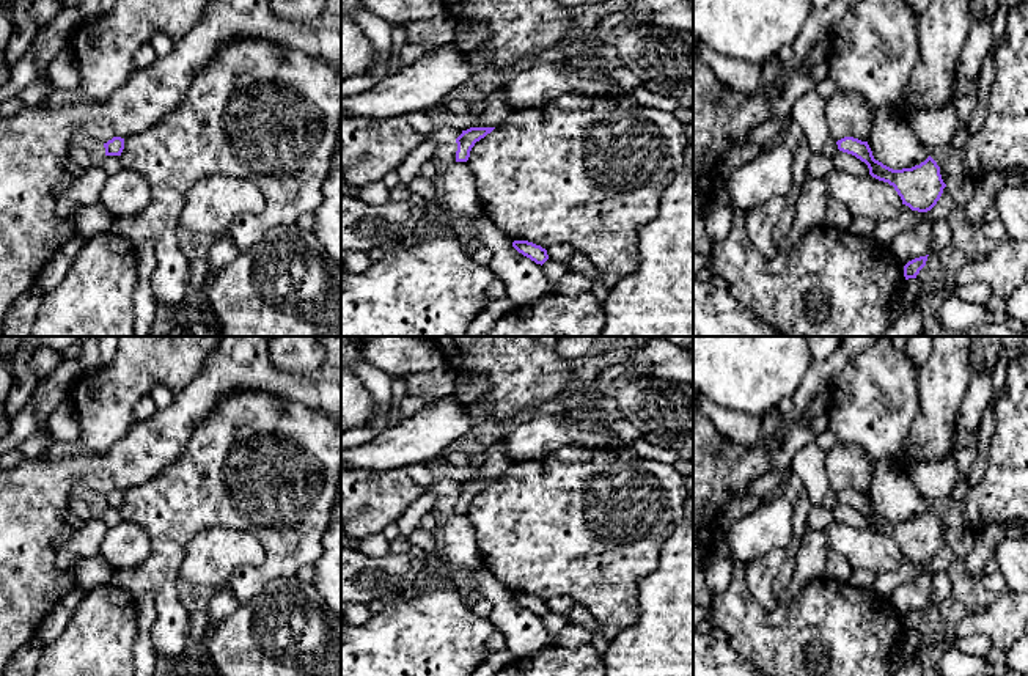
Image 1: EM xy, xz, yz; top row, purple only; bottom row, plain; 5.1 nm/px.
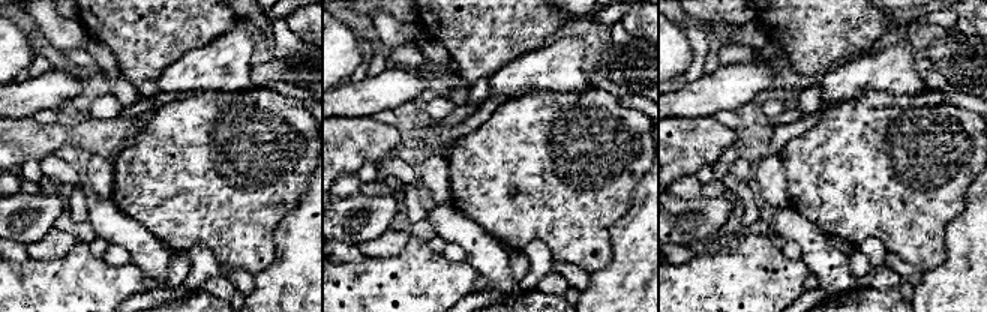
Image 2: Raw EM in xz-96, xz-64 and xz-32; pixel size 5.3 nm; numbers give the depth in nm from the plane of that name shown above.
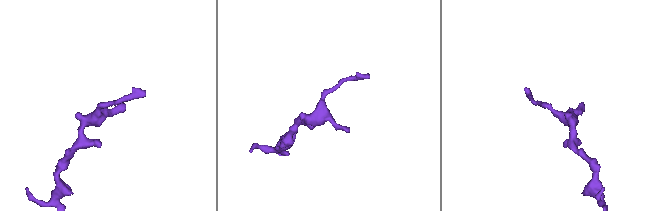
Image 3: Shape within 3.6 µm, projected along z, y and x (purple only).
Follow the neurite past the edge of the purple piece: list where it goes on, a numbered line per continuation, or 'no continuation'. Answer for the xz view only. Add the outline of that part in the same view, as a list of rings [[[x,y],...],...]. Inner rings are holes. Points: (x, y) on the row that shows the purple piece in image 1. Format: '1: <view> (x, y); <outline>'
no continuation

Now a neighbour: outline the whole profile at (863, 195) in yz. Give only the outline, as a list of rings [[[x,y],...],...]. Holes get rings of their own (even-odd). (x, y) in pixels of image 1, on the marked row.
[[[833,171],[824,178],[830,198],[841,201],[850,214],[879,222],[894,219],[902,209],[902,200],[888,182],[844,171]]]

